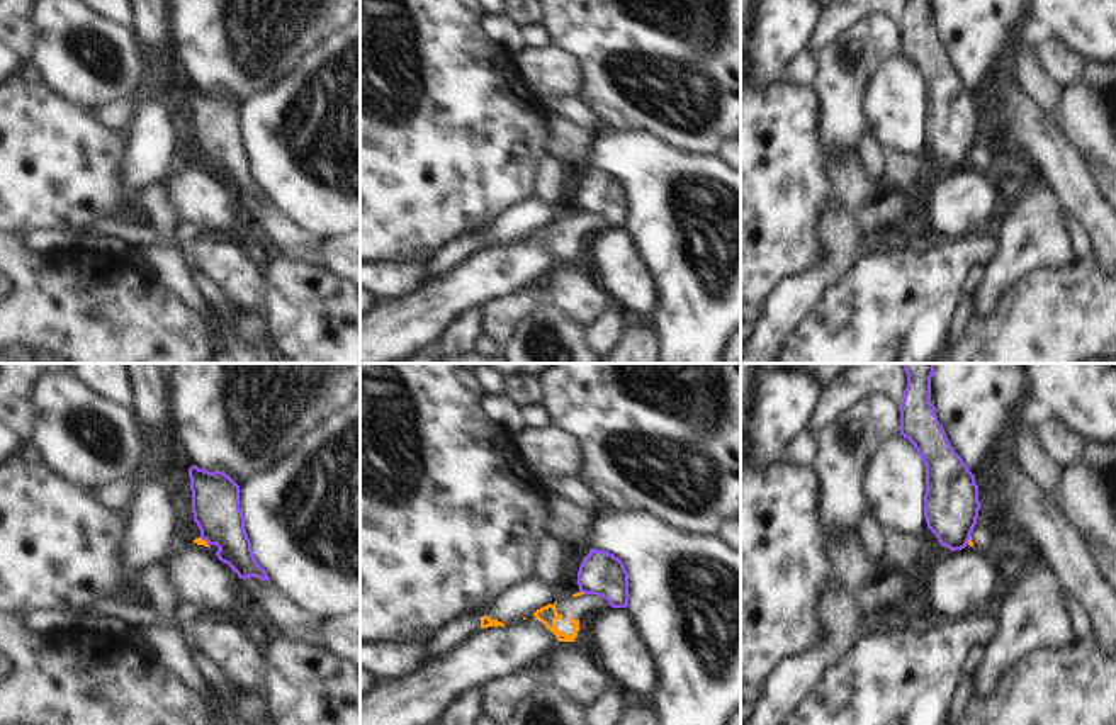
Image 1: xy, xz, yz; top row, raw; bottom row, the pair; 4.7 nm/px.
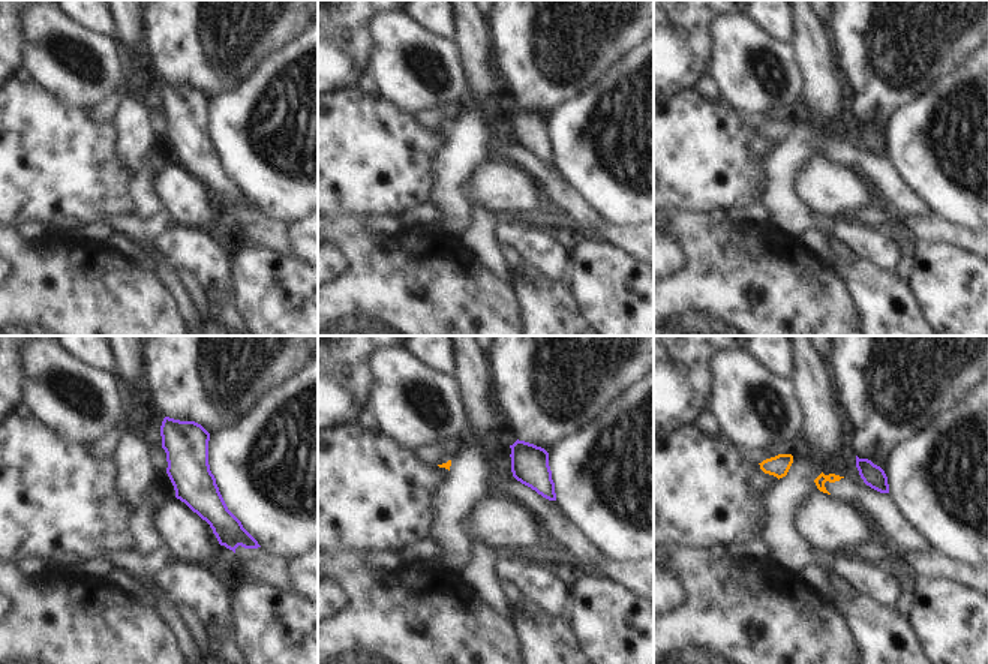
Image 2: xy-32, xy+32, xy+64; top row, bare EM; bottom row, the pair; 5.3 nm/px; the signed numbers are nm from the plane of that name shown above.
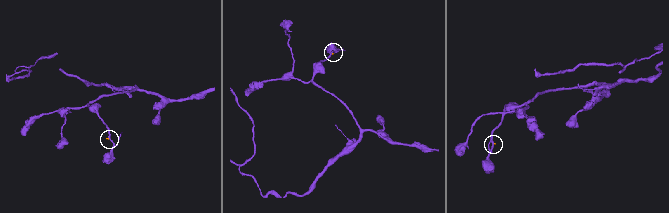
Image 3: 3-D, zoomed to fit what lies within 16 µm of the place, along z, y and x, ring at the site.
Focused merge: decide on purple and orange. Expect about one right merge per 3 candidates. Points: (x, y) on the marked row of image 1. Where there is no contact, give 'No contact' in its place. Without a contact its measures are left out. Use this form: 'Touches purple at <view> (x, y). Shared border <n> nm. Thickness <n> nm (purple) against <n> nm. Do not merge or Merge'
Touches purple at xy (204, 539). Shared border 70 nm. Thickness 220 nm (purple) against 40 nm. Do not merge

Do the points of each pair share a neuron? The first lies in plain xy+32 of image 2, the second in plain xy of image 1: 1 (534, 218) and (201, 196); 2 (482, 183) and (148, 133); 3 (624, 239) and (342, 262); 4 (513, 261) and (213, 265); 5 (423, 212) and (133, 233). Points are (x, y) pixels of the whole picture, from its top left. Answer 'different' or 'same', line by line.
1: different
2: different
3: same
4: different
5: same

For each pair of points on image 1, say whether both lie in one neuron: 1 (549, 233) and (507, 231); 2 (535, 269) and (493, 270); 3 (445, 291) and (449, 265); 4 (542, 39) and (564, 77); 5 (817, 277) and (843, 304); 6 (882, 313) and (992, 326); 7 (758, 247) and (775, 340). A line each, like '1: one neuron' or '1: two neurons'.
1: two neurons
2: one neuron
3: two neurons
4: two neurons
5: two neurons
6: two neurons
7: two neurons

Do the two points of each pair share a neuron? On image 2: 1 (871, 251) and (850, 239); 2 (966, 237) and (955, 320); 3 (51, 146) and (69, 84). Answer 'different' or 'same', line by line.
1: same
2: different
3: different

